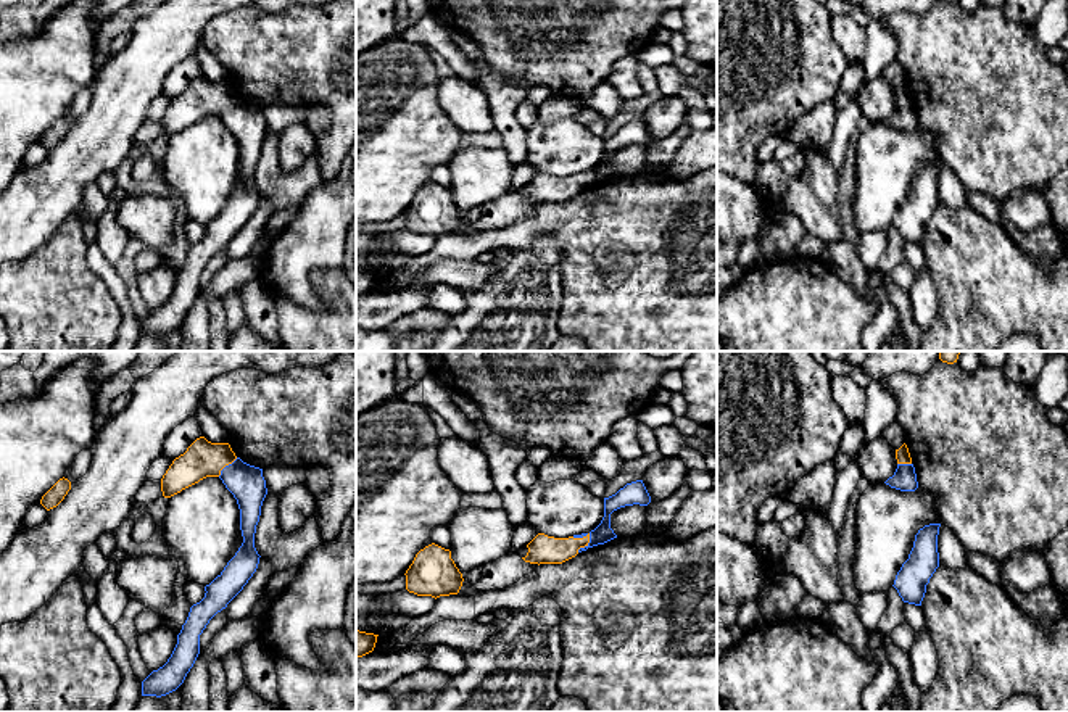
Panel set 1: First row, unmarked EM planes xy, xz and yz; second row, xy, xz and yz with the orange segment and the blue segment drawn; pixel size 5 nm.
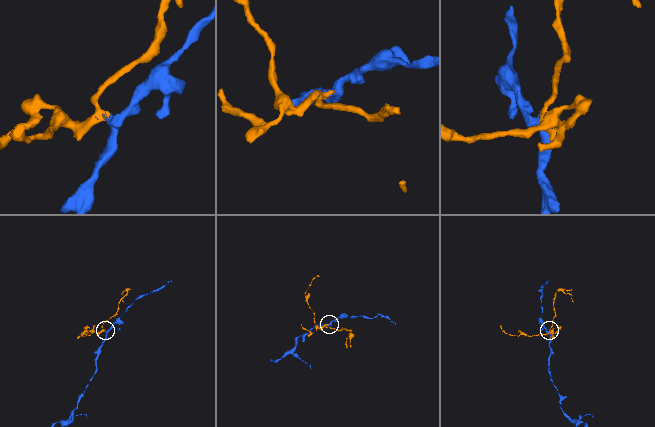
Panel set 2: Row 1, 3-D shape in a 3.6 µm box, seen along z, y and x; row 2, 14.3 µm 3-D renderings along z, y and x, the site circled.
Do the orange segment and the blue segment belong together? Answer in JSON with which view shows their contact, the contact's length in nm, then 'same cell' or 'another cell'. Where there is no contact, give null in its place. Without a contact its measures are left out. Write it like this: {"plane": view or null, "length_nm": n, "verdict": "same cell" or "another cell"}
{"plane": "xz", "length_nm": 120, "verdict": "same cell"}

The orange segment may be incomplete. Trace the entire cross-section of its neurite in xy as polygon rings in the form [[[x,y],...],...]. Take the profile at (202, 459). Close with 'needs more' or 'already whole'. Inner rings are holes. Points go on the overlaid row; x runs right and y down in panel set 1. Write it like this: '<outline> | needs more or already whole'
[[[200,437],[163,475],[163,496],[171,498],[206,477],[219,477],[237,499],[243,543],[224,570],[205,586],[205,598],[190,607],[171,657],[142,681],[142,696],[161,698],[184,683],[200,654],[200,635],[243,590],[259,564],[255,533],[267,495],[263,469],[237,457],[229,443],[211,443]]] | needs more

